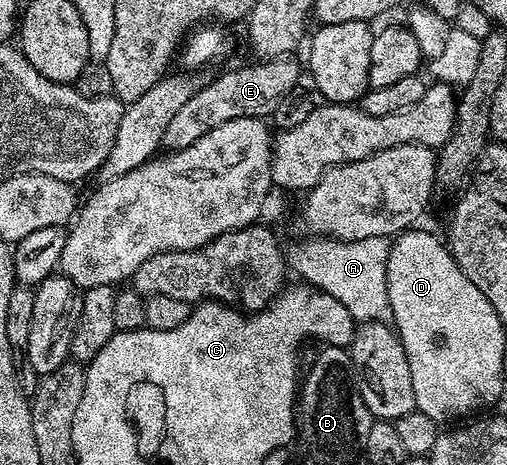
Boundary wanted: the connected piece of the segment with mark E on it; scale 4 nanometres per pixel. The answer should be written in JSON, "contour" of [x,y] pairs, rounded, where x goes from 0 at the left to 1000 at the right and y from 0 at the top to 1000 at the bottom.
{"contour":[[[533,125],[517,131],[503,131],[499,140],[456,148],[428,163],[416,178],[404,187],[394,185],[375,209],[369,222],[341,247],[339,262],[327,273],[321,292],[320,314],[333,325],[363,320],[375,310],[396,299],[398,290],[410,288],[416,280],[426,280],[438,265],[458,262],[467,254],[529,254],[536,249],[546,230],[546,222],[568,200],[570,194],[588,185],[590,144],[578,131],[580,125]]]}

